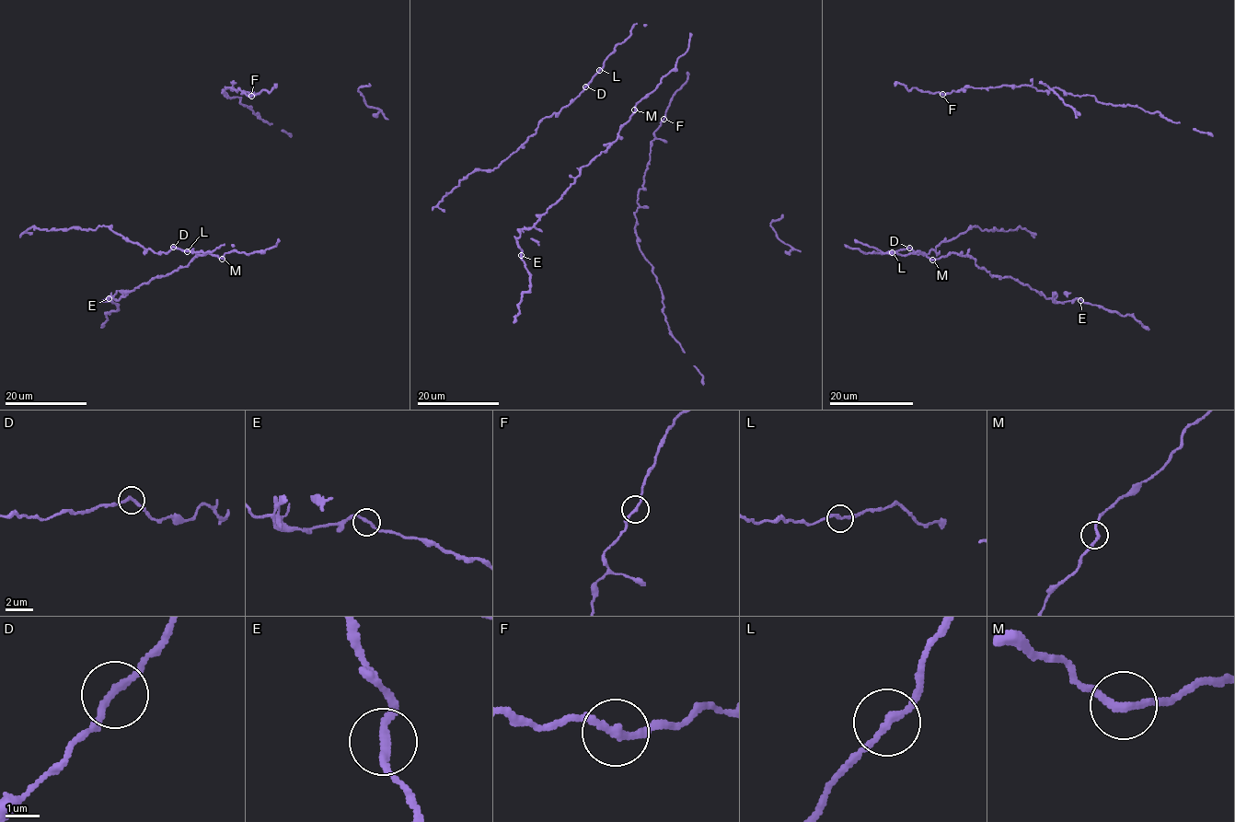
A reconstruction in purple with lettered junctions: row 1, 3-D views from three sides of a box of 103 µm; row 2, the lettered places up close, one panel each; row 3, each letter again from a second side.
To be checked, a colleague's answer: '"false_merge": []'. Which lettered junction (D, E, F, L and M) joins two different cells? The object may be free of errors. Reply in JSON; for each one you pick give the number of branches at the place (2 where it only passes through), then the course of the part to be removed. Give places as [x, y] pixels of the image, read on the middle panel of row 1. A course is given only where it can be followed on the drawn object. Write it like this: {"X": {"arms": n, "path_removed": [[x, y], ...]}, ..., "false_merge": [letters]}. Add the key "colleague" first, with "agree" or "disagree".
{"colleague": "agree", "false_merge": []}

